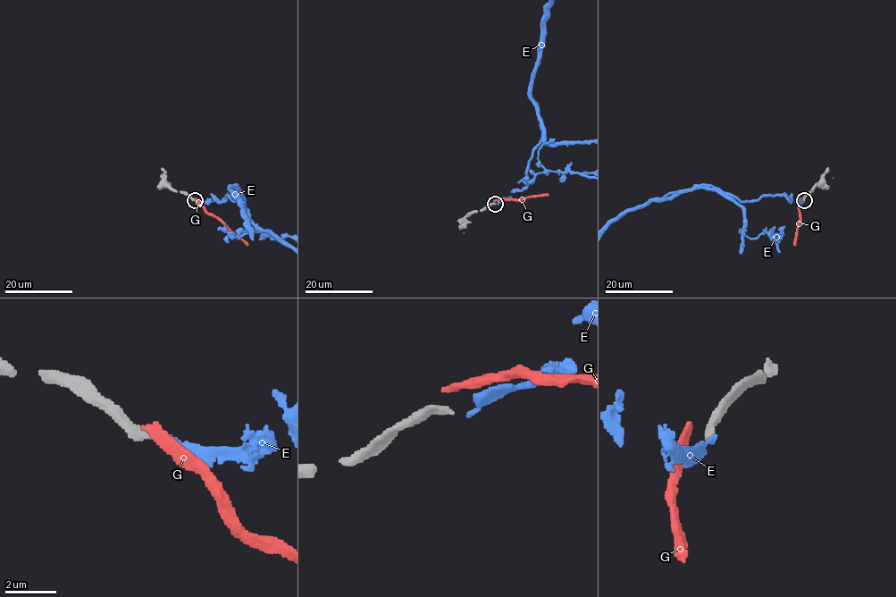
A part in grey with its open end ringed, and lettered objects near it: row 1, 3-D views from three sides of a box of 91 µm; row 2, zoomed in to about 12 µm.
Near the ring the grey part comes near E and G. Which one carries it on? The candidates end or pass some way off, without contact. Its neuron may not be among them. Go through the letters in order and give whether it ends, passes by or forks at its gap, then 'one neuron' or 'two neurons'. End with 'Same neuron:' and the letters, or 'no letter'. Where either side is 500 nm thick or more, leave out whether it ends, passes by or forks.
E: it ends; one neuron
G: it ends; two neurons
Same neuron: E

